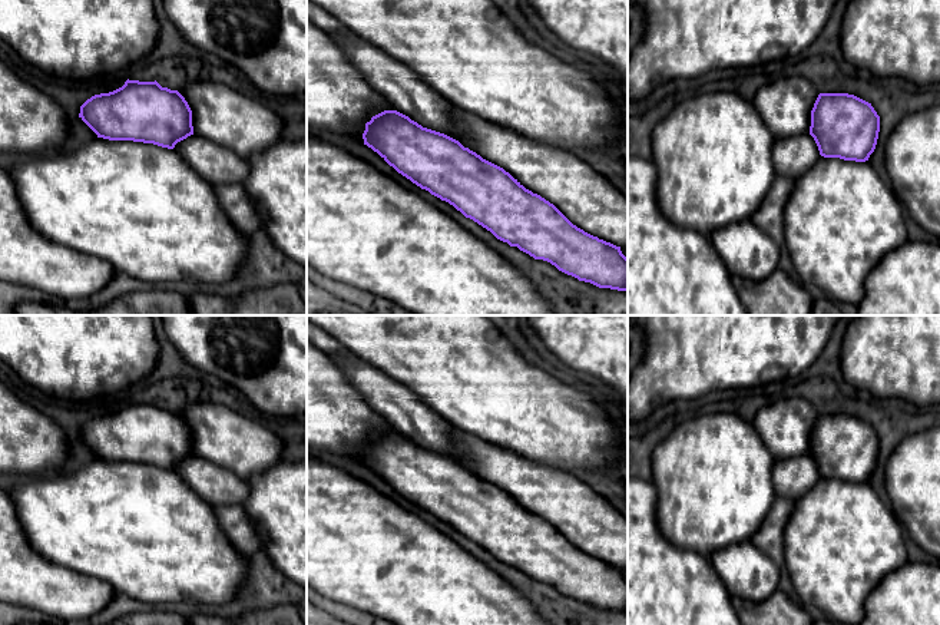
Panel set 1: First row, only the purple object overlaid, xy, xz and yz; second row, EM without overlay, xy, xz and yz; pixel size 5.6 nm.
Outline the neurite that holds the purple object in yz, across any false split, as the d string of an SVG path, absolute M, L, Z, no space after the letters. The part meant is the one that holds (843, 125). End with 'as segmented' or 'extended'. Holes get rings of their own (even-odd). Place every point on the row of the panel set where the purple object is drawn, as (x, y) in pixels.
M820 93L811 110L810 135L820 155L865 162L874 152L880 116L871 103L848 93Z; as segmented

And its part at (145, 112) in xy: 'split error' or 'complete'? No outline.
complete

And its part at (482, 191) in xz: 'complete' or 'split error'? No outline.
complete

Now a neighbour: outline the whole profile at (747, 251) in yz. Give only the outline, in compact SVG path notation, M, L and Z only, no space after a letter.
M752 221L715 229L708 238L731 275L764 280L778 268L780 247Z

